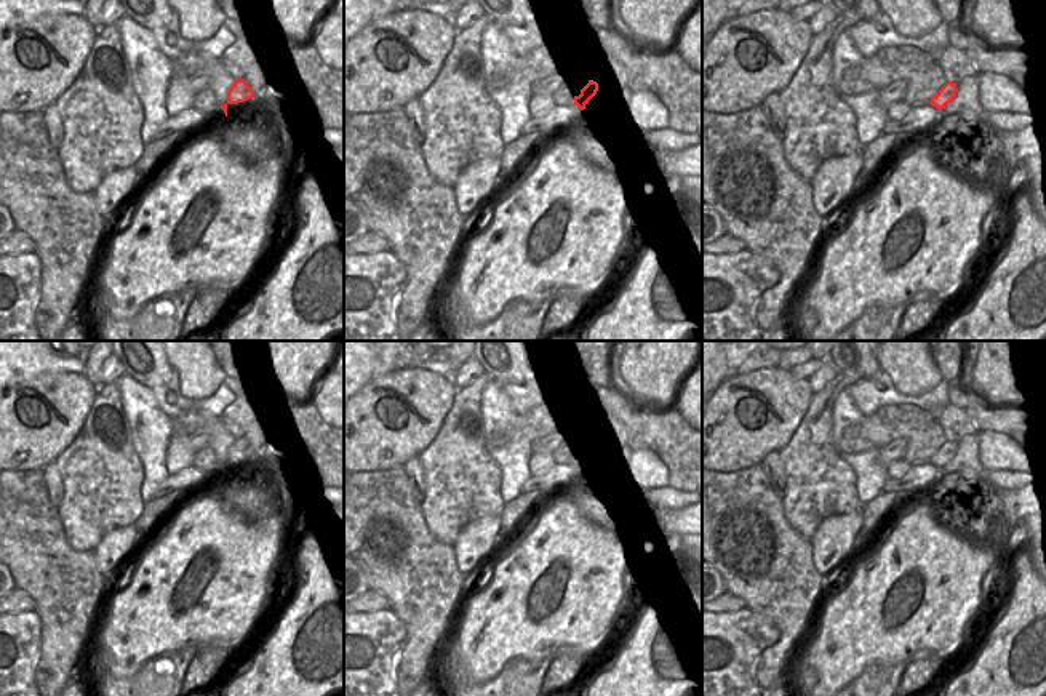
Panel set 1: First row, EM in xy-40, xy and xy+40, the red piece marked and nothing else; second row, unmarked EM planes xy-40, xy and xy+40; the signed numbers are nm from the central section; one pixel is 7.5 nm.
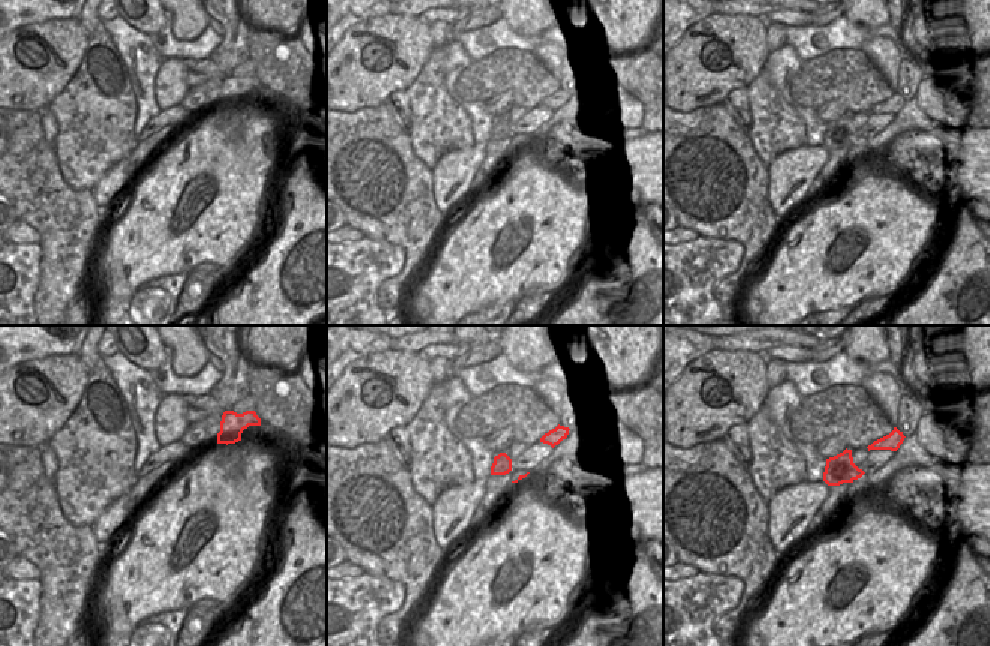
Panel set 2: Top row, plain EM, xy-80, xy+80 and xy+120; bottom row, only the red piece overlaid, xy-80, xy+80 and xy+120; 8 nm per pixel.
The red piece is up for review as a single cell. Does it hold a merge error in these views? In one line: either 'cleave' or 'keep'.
keep

